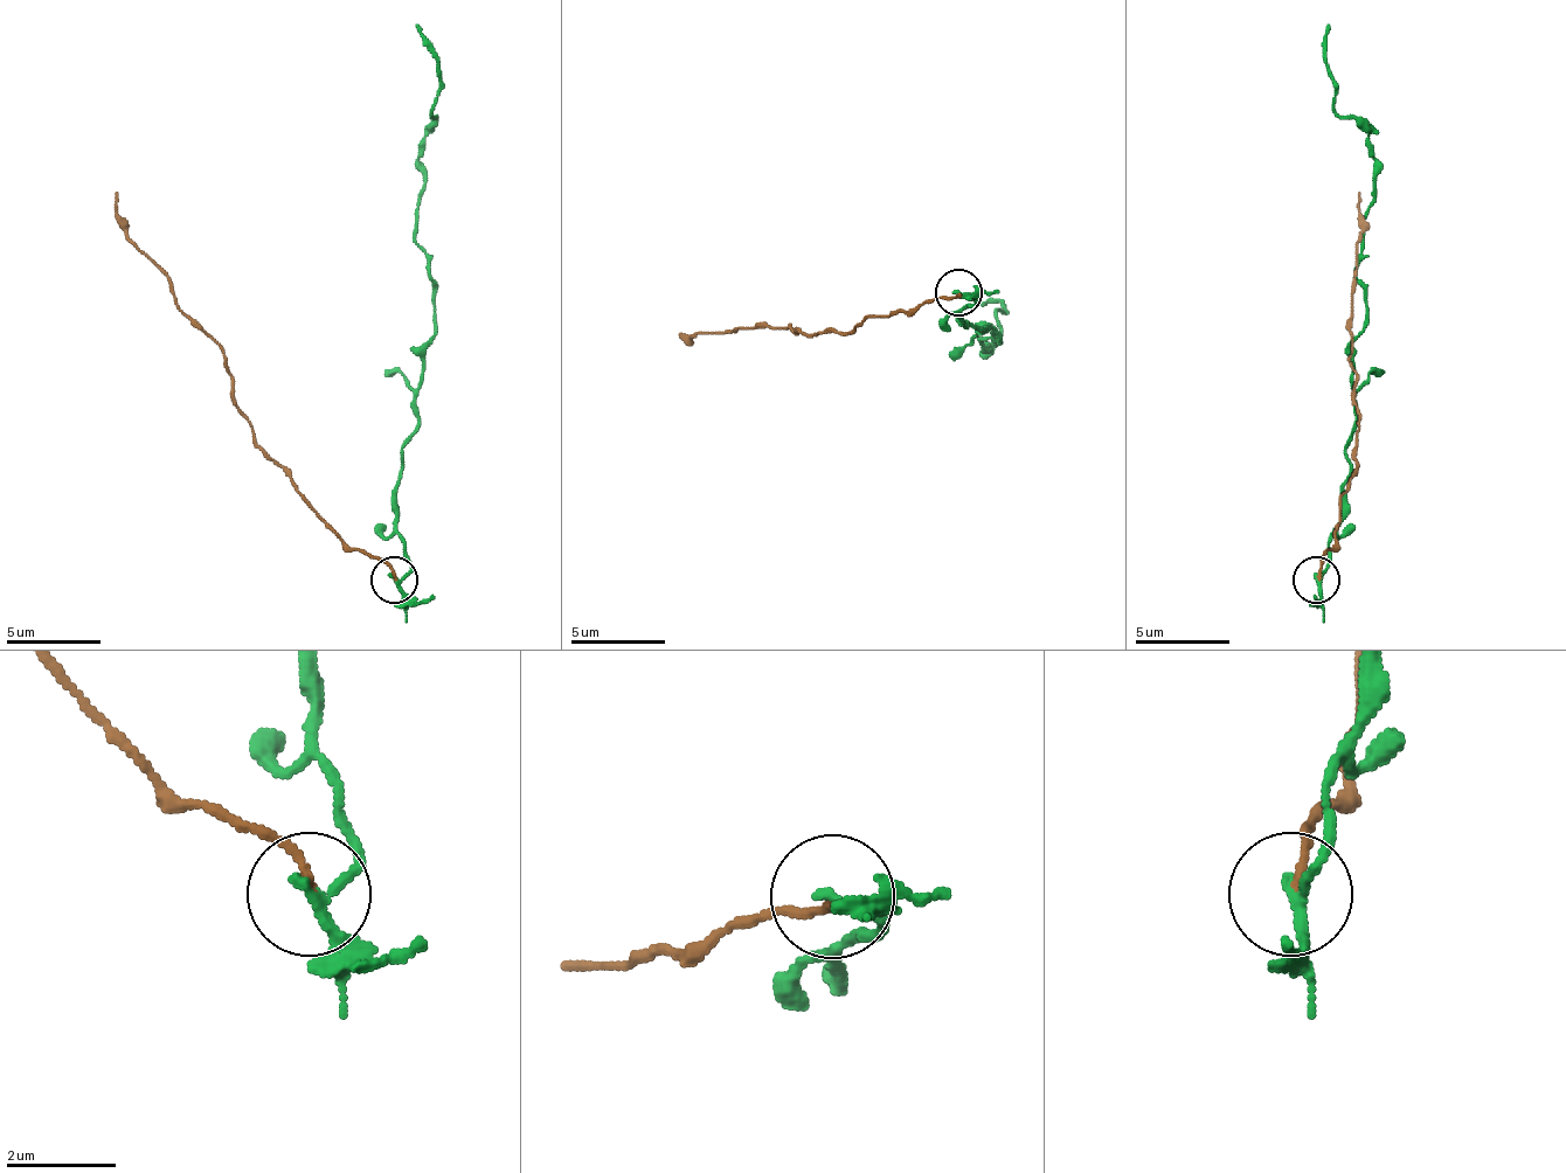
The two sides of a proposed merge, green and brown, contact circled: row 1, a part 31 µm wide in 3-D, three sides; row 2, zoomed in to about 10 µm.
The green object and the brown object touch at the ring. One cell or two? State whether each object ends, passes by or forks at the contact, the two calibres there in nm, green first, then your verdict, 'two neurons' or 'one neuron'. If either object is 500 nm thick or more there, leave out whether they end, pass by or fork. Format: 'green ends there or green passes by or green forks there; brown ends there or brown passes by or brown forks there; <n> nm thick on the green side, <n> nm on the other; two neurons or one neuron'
green passes by; brown ends there; 160 nm thick on the green side, 120 nm on the other; two neurons

